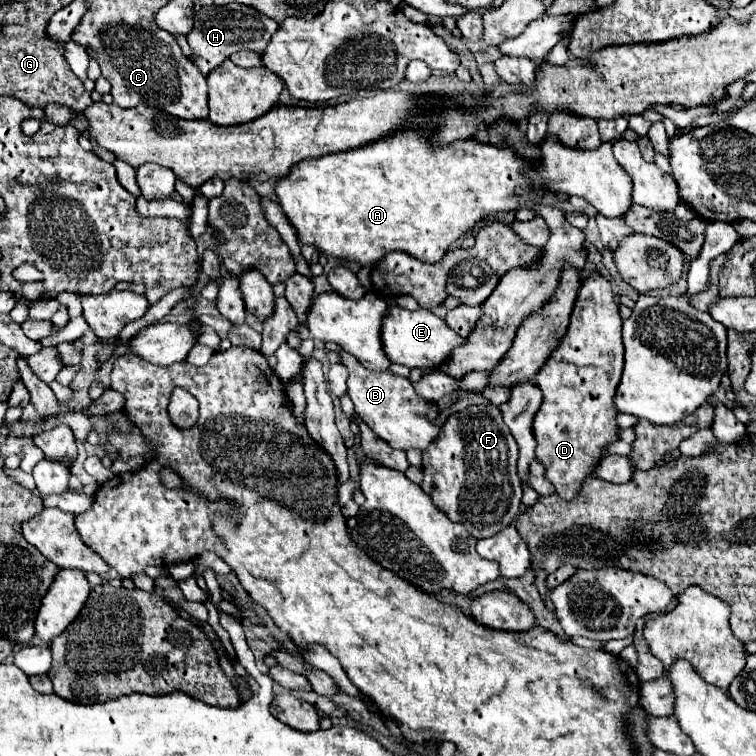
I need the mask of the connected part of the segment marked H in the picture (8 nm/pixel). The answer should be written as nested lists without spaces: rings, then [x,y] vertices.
[[[231,2],[225,6],[203,6],[193,20],[193,34],[189,34],[187,42],[193,50],[191,60],[195,62],[195,66],[199,66],[203,74],[209,74],[215,66],[219,66],[223,60],[227,60],[231,54],[239,50],[263,52],[277,30],[273,18],[239,2]]]

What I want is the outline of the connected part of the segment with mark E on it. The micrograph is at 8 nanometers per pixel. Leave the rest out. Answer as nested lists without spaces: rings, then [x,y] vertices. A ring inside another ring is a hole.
[[[391,304],[391,312],[383,318],[383,350],[389,356],[391,362],[395,364],[403,364],[407,368],[419,368],[425,370],[425,374],[431,374],[435,370],[439,370],[449,358],[451,352],[465,344],[465,338],[459,336],[455,330],[451,330],[443,318],[435,316],[429,310],[403,310],[399,306]]]

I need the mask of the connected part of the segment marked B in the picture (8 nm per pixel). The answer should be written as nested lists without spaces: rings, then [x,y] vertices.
[[[339,352],[339,362],[347,368],[347,394],[353,400],[355,412],[359,412],[361,420],[389,446],[397,450],[409,450],[419,448],[425,450],[433,438],[441,432],[439,426],[435,426],[435,420],[439,416],[439,408],[431,406],[423,398],[419,398],[407,378],[401,378],[391,372],[371,372],[363,368],[349,352]]]

